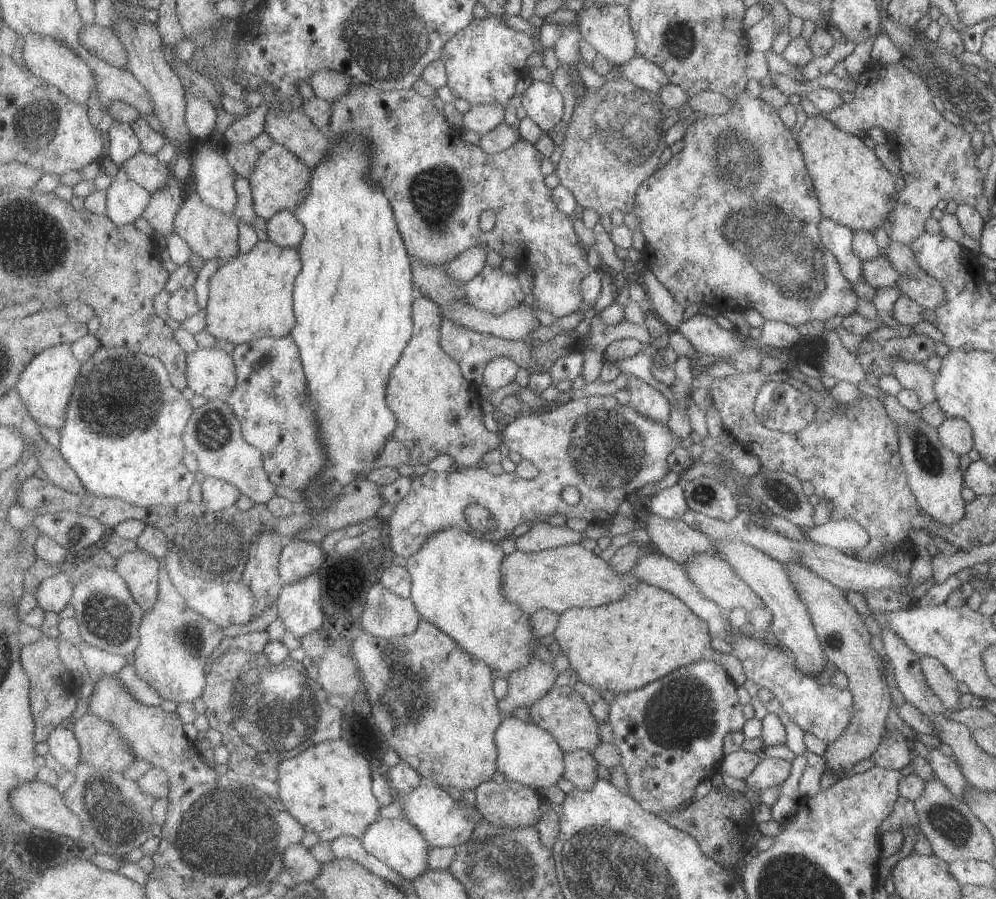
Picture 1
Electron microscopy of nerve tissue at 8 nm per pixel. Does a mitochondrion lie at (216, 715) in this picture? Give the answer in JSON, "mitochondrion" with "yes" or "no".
{"mitochondrion":"no"}

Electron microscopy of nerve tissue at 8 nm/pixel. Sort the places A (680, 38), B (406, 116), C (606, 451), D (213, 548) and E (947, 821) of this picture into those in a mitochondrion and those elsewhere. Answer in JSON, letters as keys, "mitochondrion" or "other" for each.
{"A":"mitochondrion","B":"other","C":"mitochondrion","D":"mitochondrion","E":"mitochondrion"}

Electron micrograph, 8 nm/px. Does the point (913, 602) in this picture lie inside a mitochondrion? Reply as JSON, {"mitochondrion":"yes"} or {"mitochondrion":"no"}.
{"mitochondrion":"no"}

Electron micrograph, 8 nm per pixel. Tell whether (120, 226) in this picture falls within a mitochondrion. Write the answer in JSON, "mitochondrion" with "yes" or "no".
{"mitochondrion":"no"}

